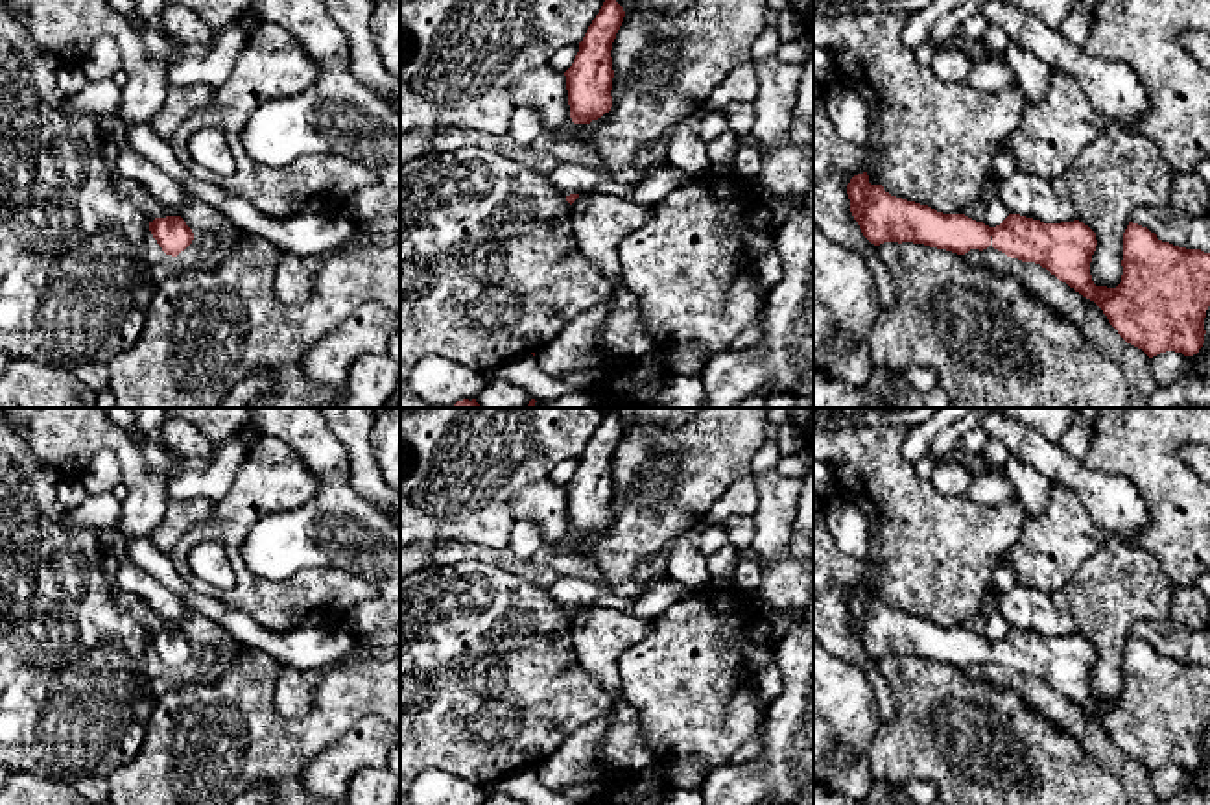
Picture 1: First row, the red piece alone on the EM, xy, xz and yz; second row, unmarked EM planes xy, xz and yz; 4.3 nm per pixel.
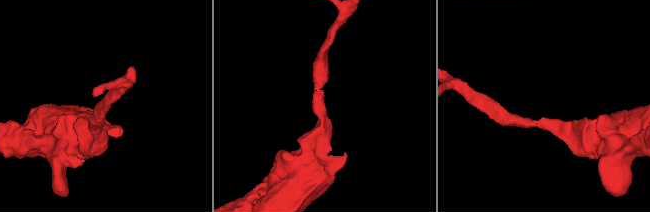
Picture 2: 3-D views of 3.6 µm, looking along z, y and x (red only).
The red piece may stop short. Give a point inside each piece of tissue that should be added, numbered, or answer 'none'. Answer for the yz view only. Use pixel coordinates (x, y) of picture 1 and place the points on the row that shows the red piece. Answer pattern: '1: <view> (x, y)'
none

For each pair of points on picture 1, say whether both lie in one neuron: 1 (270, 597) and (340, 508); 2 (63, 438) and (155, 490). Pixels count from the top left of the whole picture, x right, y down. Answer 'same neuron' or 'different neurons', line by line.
1: different neurons
2: same neuron

